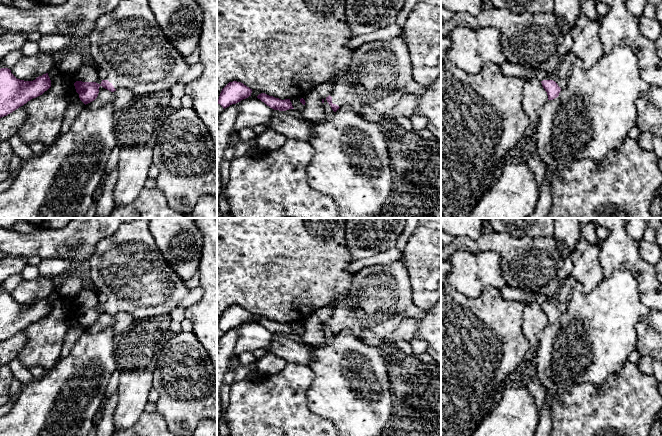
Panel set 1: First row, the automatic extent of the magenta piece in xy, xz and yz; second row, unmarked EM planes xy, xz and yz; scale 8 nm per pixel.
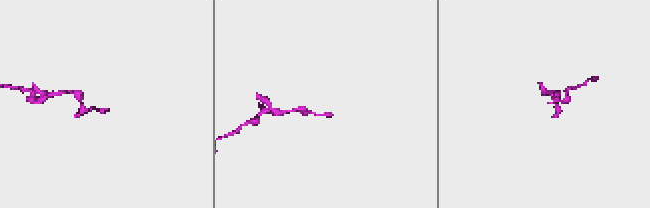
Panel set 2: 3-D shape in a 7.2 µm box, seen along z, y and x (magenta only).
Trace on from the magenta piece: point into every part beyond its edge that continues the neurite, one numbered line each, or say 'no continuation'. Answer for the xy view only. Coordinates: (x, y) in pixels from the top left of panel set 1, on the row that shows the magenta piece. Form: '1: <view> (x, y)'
1: xy (127, 43)

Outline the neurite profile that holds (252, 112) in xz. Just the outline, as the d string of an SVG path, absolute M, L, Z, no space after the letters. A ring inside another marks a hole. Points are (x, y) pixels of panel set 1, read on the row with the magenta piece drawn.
M257 97L243 100L239 104L239 112L233 126L233 133L238 133L244 128L253 129L258 125L268 124L274 115L274 111Z

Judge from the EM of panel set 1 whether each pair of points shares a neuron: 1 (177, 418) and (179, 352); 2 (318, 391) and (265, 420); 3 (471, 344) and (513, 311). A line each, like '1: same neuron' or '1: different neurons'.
1: same neuron
2: different neurons
3: same neuron

